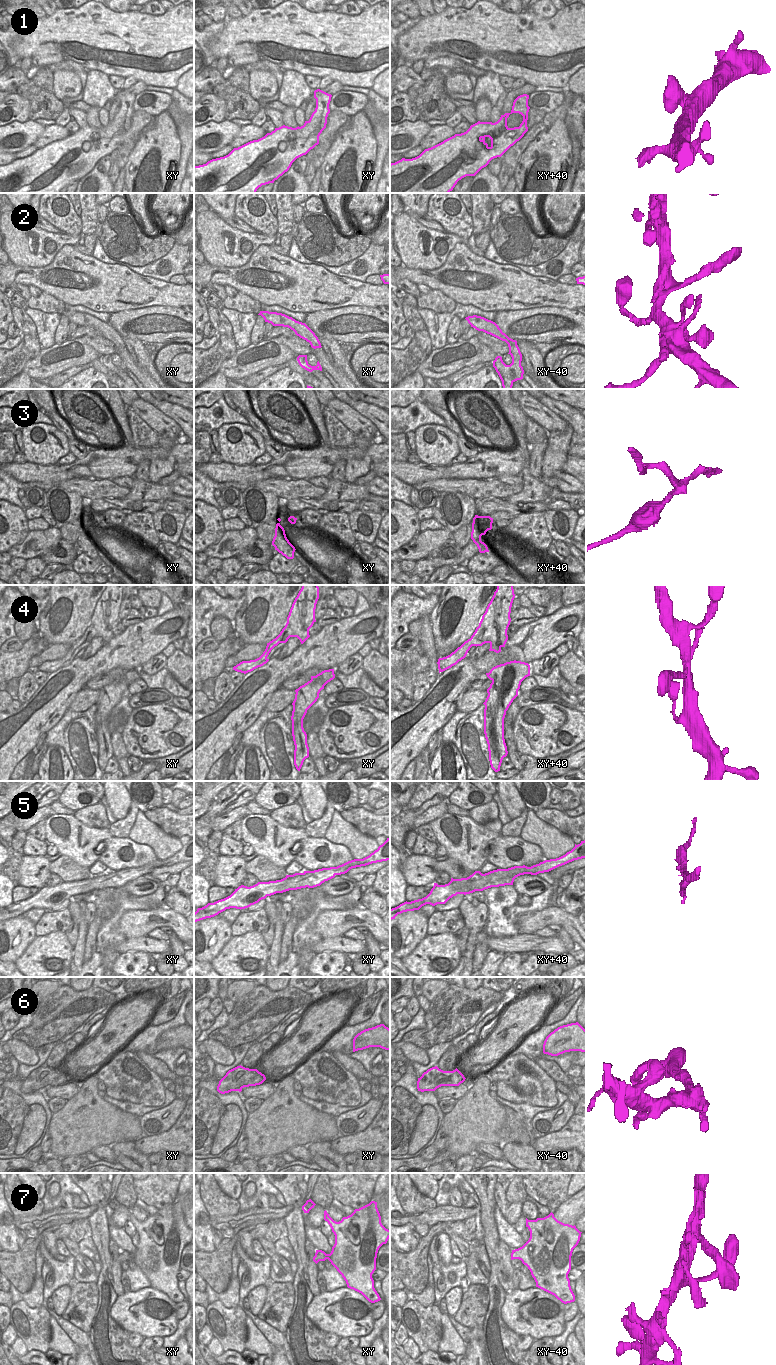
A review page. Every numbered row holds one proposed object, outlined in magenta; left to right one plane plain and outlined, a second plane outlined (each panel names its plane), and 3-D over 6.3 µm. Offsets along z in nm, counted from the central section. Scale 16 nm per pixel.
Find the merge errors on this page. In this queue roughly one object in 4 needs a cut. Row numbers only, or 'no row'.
3, 6

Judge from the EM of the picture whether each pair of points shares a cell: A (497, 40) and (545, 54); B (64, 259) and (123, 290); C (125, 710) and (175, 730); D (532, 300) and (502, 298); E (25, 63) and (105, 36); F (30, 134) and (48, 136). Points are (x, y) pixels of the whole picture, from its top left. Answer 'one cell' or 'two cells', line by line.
A: one cell
B: one cell
C: two cells
D: one cell
E: two cells
F: two cells

